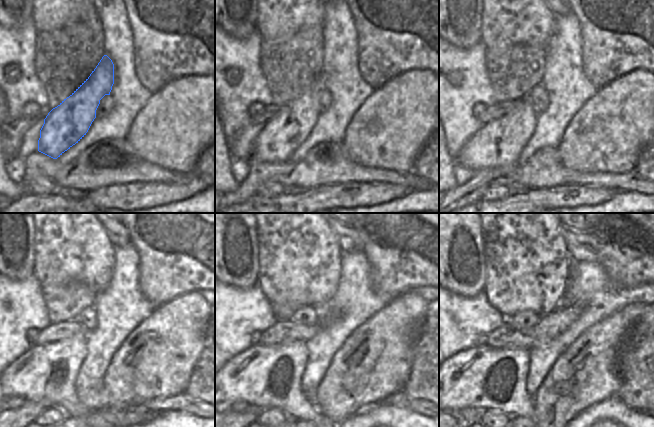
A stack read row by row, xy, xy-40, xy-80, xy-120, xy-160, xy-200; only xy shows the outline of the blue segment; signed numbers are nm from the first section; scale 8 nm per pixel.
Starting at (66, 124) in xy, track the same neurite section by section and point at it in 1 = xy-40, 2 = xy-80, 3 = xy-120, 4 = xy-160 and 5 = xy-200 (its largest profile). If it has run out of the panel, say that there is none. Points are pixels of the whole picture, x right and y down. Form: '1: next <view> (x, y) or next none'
1: next xy-40 (281, 135)
2: next xy-80 (498, 143)
3: next xy-120 (49, 371)
4: next xy-160 (264, 376)
5: next xy-200 (483, 377)

